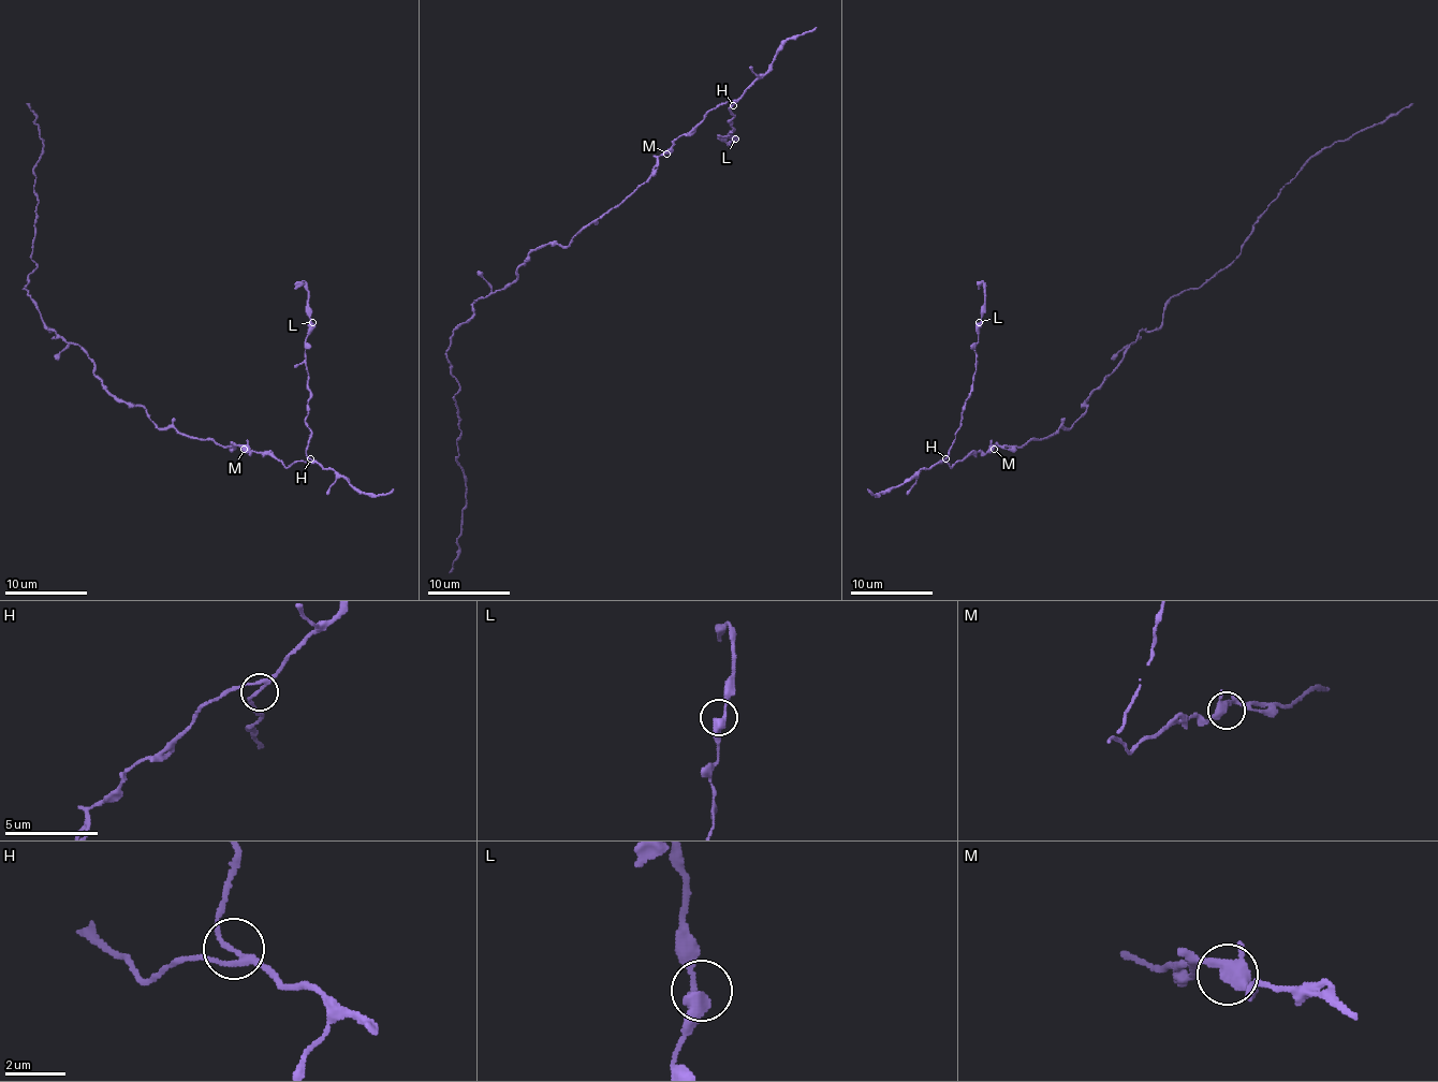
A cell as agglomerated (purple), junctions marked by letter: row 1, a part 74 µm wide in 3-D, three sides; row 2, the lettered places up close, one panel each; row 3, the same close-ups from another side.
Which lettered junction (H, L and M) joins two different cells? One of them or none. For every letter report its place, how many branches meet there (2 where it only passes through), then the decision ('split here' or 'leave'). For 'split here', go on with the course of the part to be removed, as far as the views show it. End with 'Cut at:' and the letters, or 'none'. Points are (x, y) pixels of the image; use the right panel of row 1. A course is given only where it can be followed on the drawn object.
H: (945, 458) | 3 | leave
L: (979, 322) | 2 | leave
M: (994, 449) | 3 | leave
Cut at: none

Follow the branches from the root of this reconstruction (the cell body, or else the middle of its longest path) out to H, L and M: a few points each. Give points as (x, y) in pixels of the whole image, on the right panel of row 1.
H: (1091, 391), (1084, 400), (1086, 411), (1069, 427), (1020, 446), (991, 446), (952, 467), (941, 463), (945, 458)
L: (1091, 391), (1069, 427), (1020, 446), (991, 446), (952, 467), (941, 463), (977, 369), (979, 322)
M: (1091, 391), (1084, 400), (1086, 411), (1069, 427), (1061, 427), (1046, 438), (1030, 440), (1020, 446), (993, 448)

